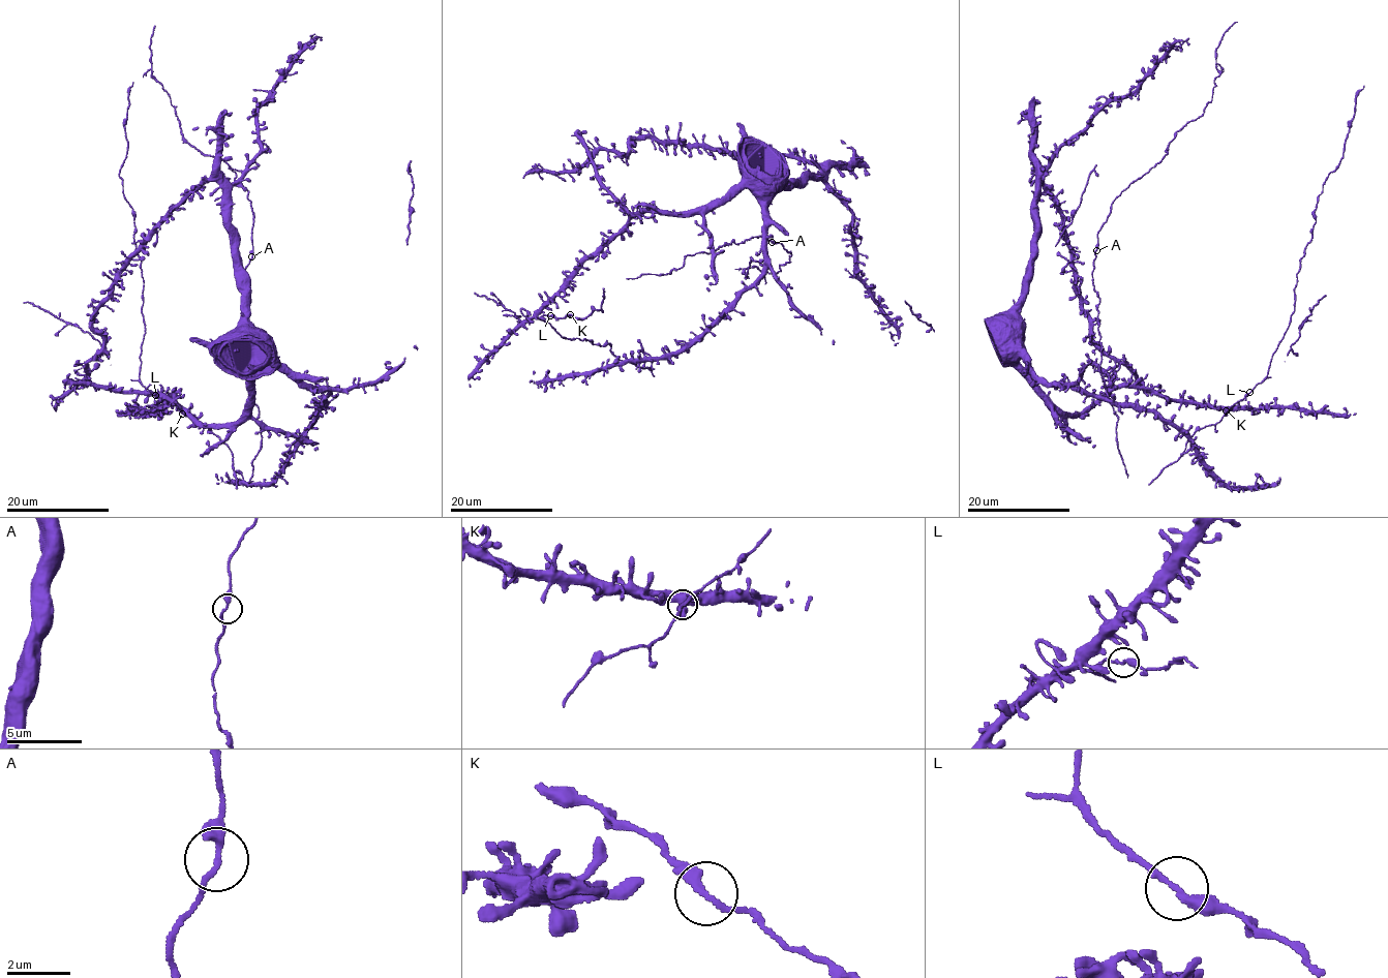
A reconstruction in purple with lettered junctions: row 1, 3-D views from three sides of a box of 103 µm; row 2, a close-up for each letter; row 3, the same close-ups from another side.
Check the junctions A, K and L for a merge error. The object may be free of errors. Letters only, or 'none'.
none

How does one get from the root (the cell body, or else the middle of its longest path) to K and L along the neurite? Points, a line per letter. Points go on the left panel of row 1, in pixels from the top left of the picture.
K: (156, 413), (163, 399), (176, 403), (182, 414)
L: (156, 413), (160, 399), (155, 395)

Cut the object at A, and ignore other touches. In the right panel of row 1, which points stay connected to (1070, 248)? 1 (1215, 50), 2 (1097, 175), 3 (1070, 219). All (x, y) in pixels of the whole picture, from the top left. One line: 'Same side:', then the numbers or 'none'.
Same side: 2, 3

